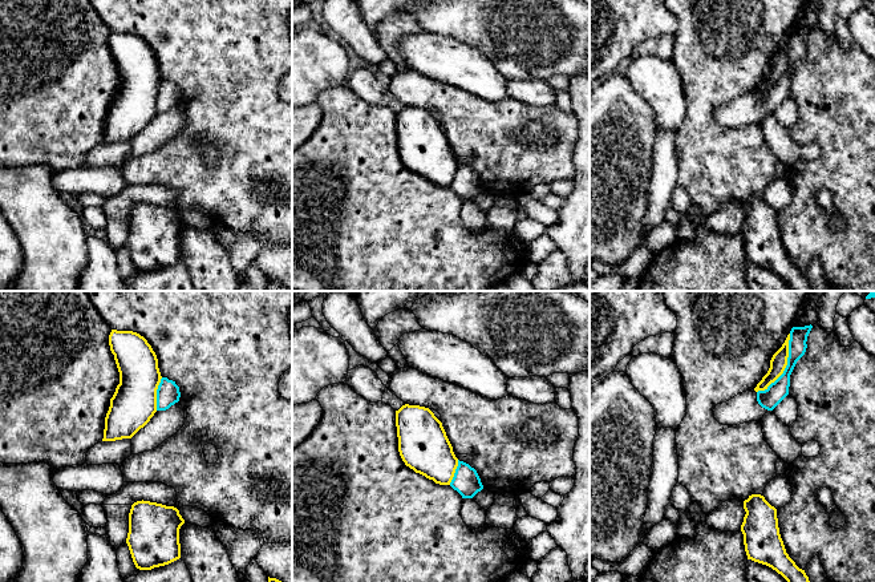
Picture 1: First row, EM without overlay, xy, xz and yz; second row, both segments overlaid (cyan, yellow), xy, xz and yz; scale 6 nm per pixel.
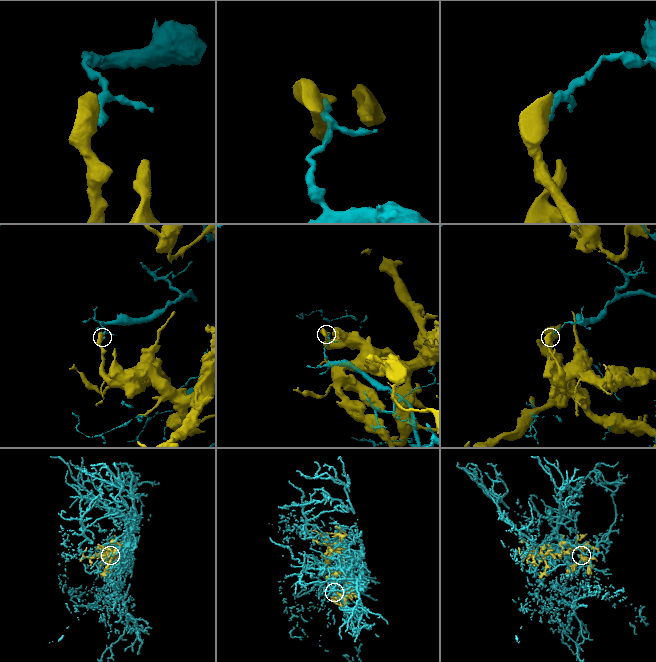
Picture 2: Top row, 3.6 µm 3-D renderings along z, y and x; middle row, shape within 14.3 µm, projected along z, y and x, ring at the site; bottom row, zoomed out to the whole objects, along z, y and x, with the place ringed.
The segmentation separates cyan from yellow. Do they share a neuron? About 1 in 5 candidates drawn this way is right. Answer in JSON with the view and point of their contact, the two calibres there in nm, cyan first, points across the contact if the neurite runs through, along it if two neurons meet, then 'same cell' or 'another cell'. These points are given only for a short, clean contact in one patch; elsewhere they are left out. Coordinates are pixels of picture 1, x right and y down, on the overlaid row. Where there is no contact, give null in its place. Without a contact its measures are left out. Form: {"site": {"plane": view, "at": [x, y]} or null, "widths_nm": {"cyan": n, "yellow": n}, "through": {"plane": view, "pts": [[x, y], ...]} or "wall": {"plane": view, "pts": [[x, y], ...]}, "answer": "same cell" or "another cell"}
{"site": {"plane": "yz", "at": [786, 366]}, "widths_nm": {"cyan": 120, "yellow": 100}, "answer": "another cell"}

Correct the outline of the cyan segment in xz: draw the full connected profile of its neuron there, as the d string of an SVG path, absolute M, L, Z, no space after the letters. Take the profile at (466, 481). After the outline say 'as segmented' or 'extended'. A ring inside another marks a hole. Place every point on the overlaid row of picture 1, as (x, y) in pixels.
M459 460L450 486L457 490L462 498L473 498L483 489L477 470Z; as segmented

